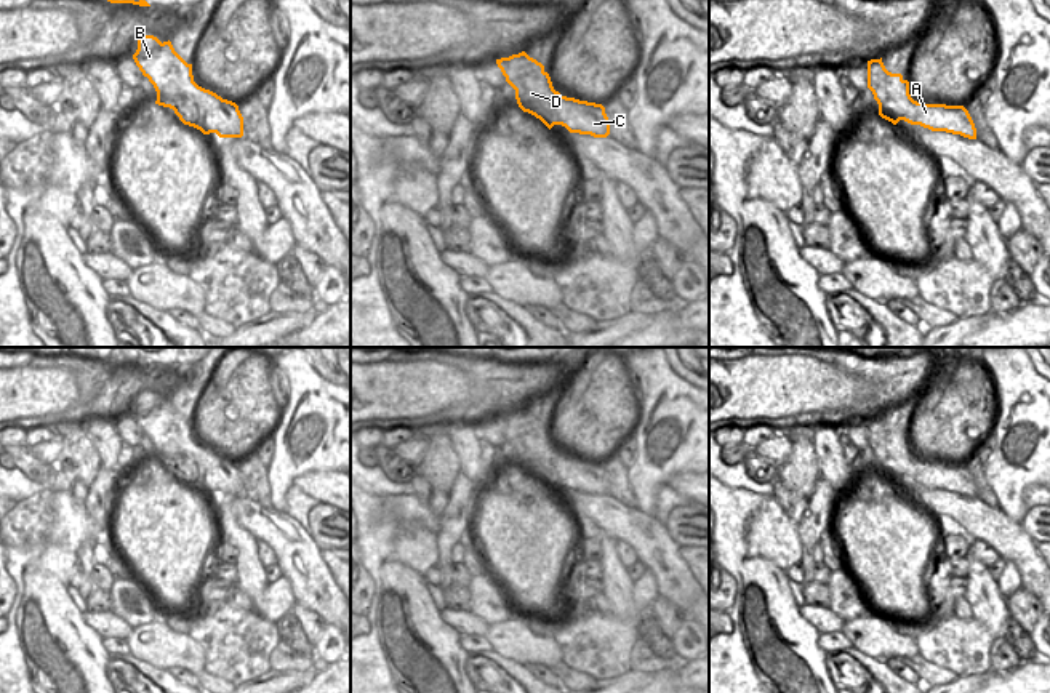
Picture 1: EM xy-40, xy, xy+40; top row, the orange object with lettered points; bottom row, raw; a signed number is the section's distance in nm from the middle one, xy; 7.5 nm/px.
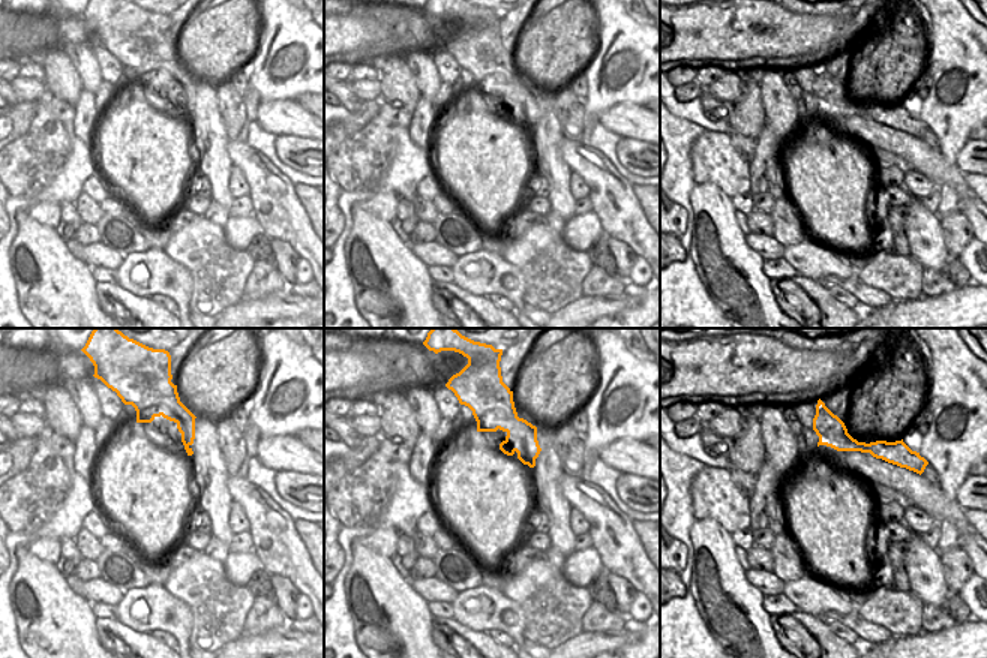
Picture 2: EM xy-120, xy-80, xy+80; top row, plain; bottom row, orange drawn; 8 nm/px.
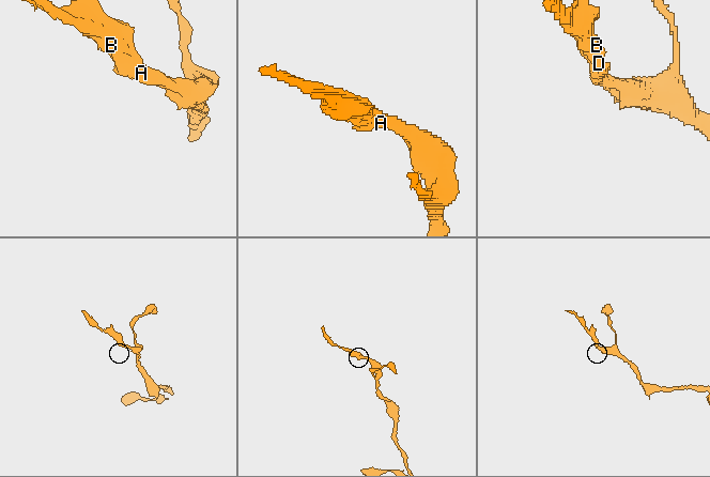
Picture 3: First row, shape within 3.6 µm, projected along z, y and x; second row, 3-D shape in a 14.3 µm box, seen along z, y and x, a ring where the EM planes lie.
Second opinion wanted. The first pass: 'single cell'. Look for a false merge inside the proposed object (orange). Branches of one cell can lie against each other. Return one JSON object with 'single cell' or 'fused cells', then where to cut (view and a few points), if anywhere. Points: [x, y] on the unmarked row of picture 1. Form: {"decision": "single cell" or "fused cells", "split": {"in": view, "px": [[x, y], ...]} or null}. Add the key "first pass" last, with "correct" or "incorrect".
{"decision": "single cell", "split": null, "first pass": "correct"}

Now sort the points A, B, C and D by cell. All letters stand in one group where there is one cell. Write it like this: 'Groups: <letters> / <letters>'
Groups: A B C D

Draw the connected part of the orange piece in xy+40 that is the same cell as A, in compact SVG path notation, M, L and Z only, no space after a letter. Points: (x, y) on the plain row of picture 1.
M882 416L868 419L868 447L879 463L879 474L893 483L904 479L932 490L946 490L976 498L976 487L964 464L917 461L909 453L909 440L885 427Z

